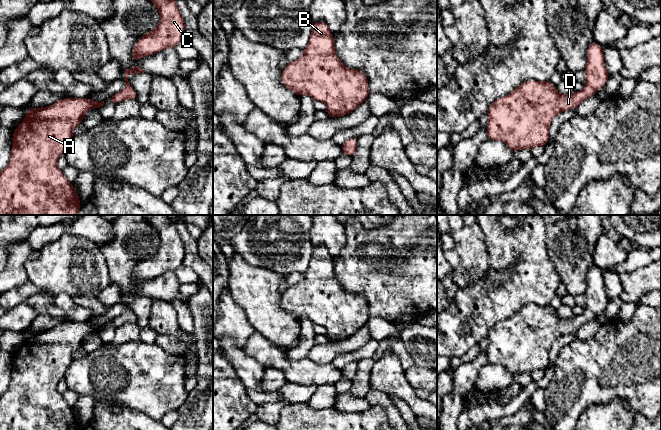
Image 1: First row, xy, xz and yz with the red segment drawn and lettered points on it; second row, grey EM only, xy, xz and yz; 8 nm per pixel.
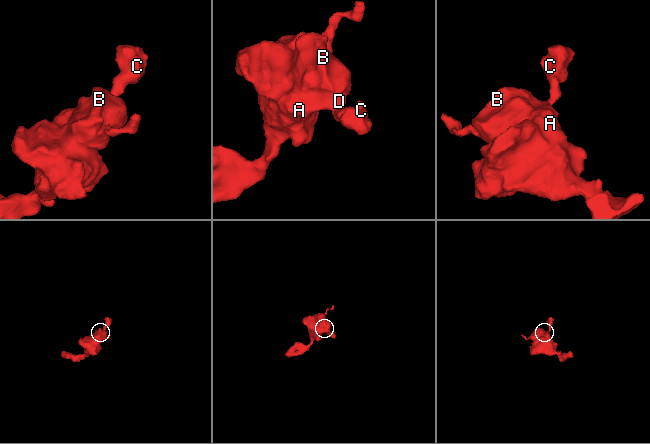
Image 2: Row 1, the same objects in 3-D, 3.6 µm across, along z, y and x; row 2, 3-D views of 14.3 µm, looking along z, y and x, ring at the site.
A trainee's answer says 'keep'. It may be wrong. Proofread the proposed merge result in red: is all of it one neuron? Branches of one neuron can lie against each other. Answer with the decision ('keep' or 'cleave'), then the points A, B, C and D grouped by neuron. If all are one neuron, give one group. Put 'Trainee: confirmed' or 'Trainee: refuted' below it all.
keep; A B C D
Trainee: confirmed

